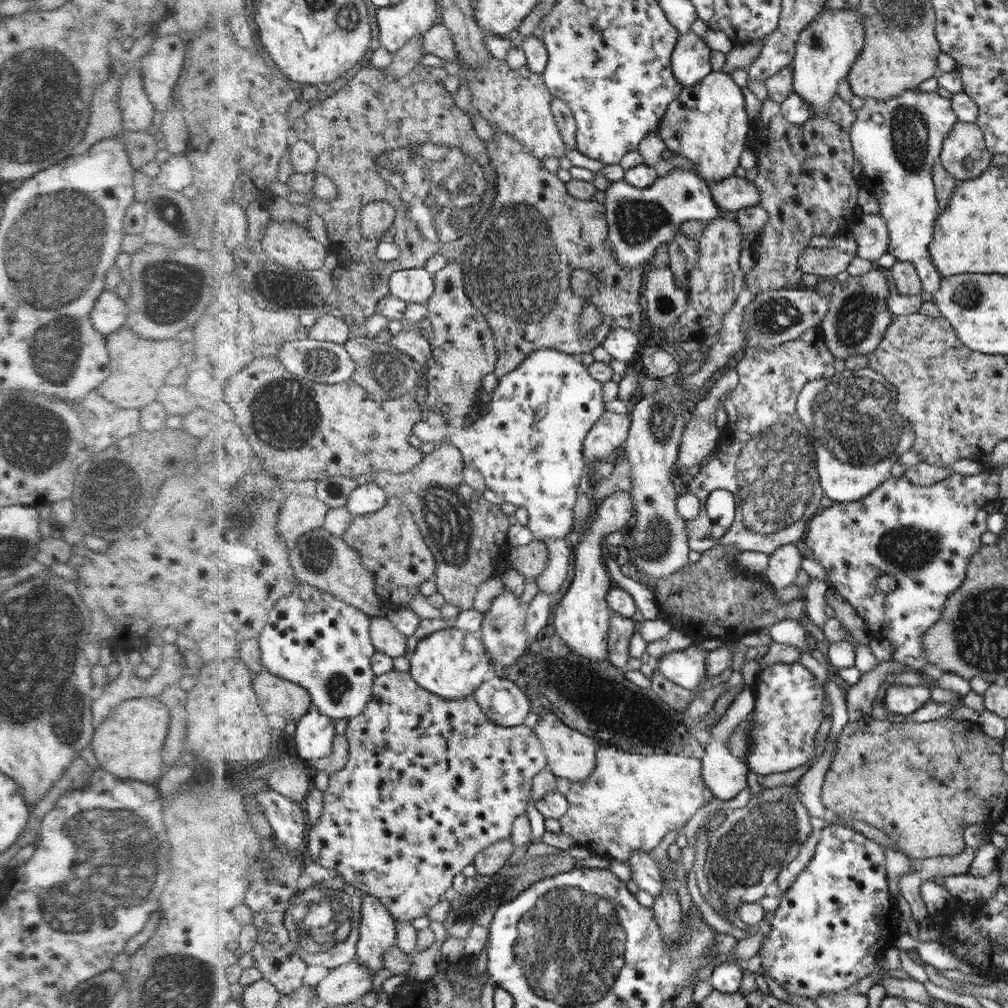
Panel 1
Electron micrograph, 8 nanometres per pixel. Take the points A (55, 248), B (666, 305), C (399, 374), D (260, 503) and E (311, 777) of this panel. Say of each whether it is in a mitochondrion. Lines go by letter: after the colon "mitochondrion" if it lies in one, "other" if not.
A: mitochondrion
B: mitochondrion
C: mitochondrion
D: mitochondrion
E: other

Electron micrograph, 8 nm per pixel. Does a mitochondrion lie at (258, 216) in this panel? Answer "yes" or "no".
no

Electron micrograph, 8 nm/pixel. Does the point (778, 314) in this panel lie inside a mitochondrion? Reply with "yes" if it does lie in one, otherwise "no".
yes

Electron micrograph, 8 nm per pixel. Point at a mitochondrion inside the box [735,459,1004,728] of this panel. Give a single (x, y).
(909, 548)

